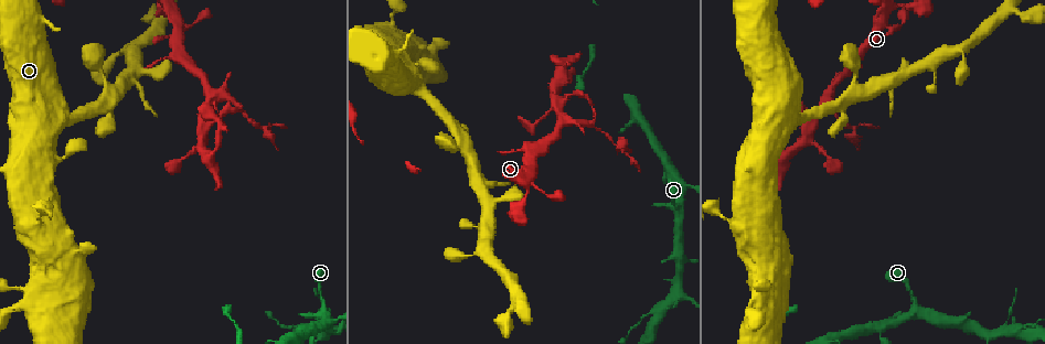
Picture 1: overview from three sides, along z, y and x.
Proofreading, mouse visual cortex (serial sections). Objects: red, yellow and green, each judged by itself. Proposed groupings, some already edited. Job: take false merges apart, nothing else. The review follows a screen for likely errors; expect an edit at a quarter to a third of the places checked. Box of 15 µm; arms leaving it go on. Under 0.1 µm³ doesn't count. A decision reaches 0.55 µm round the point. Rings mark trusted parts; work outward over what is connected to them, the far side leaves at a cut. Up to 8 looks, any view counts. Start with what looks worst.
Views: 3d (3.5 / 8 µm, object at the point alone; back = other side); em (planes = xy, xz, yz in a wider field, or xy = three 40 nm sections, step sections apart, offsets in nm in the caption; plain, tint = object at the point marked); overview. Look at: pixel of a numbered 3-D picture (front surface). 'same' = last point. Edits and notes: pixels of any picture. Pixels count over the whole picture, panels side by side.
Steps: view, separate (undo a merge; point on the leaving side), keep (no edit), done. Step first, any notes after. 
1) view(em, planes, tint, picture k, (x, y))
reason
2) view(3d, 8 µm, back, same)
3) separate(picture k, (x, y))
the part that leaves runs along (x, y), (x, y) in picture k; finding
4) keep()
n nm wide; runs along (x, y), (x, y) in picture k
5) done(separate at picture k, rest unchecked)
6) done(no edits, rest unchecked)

view(3d, 3.5 µm, picture 1, (40, 214))
calibre changes

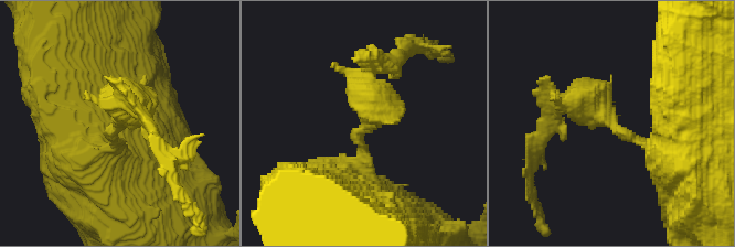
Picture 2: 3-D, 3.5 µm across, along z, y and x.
view(em, planes, plain, picture 2, (372, 119))
arms of 200, 300 nm

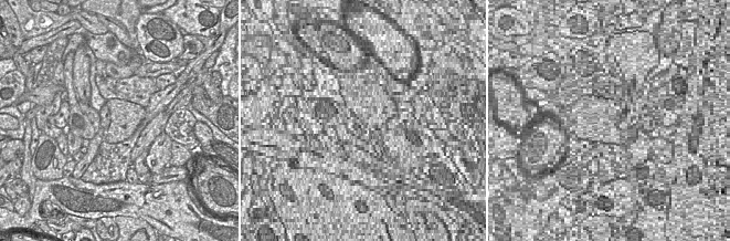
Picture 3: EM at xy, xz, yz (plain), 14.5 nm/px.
view(em, planes, tint, same)

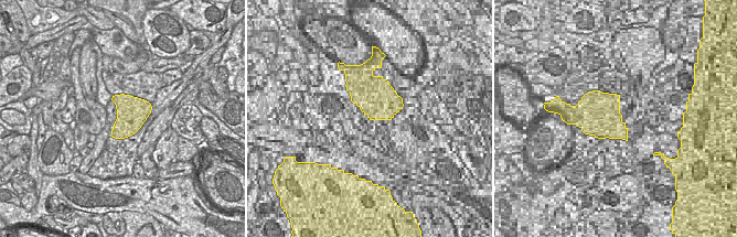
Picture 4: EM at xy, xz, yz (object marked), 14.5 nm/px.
separate(picture 2, (606, 93))
440 nm wide; the part that leaves runs along (614, 126), (586, 101), (561, 101), (561, 126) in picture 2; a second cell is stuck on

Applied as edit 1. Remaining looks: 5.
view(overview)
see it whole again

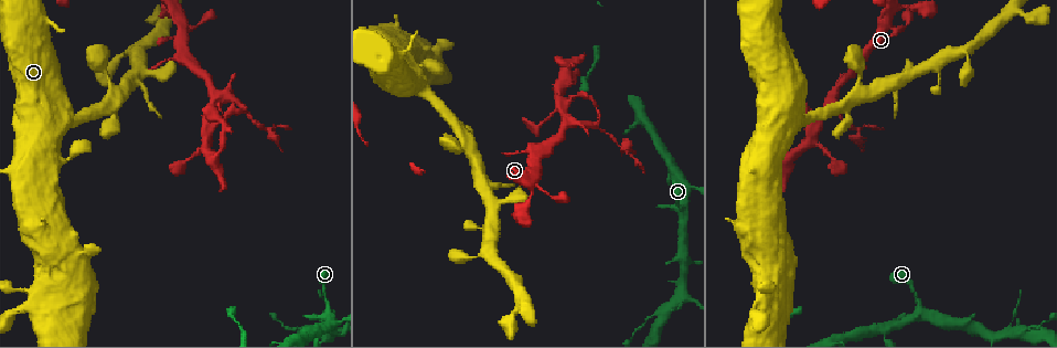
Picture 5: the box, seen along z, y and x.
view(3d, 8 µm, picture 5, (212, 91))
side arm on a straight run

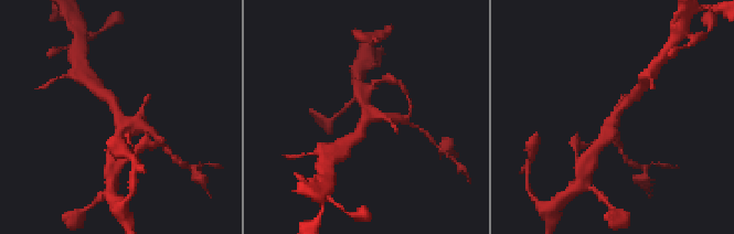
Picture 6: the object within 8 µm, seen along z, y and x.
view(3d, 3.5 µm, back, picture 6, (119, 118))

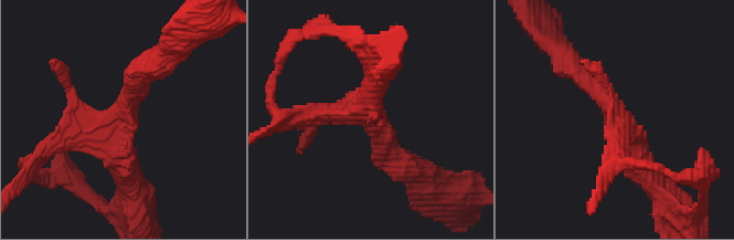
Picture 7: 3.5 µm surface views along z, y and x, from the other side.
view(em, planes, tint, picture 7, (122, 121))
need the tissue

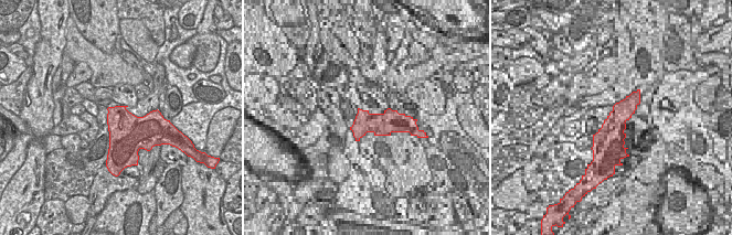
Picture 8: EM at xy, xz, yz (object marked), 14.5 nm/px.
separate(picture 7, (39, 153))
550 nm wide; the part that leaves runs along (68, 135), (51, 145), (31, 169) in picture 7; a second cell is stuck on

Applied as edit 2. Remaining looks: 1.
done(separate at picture 2, separate at picture 7, rest unchecked)

